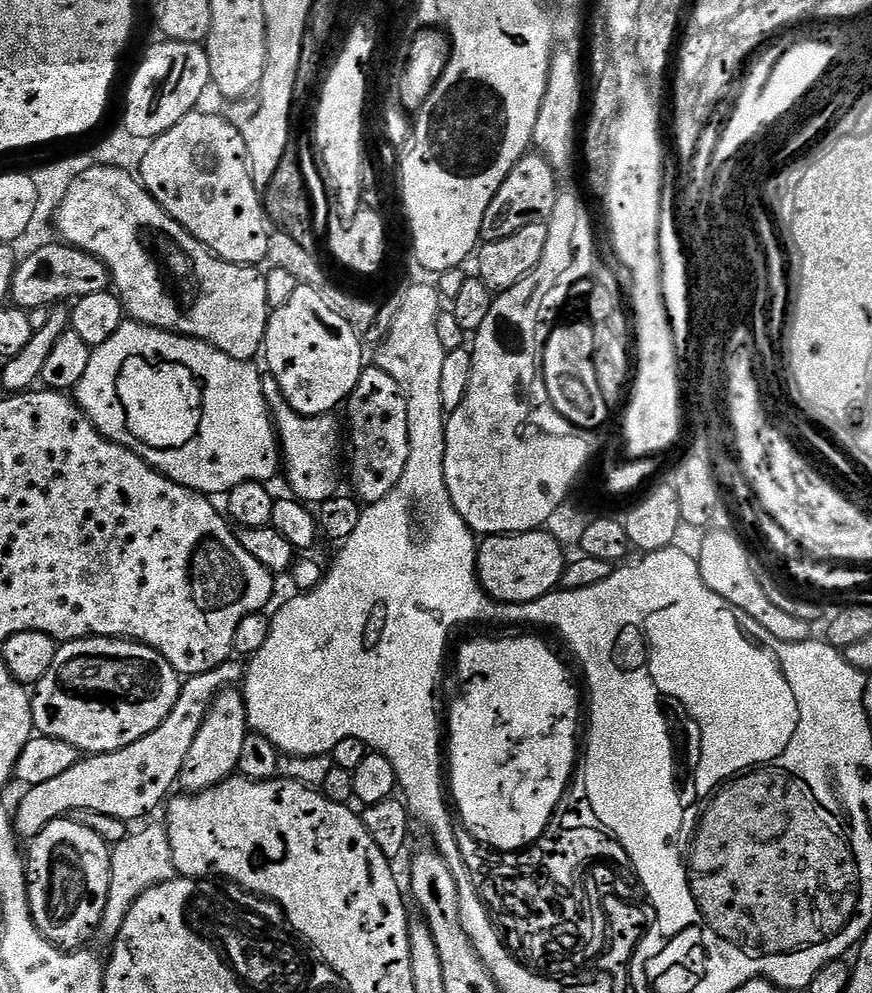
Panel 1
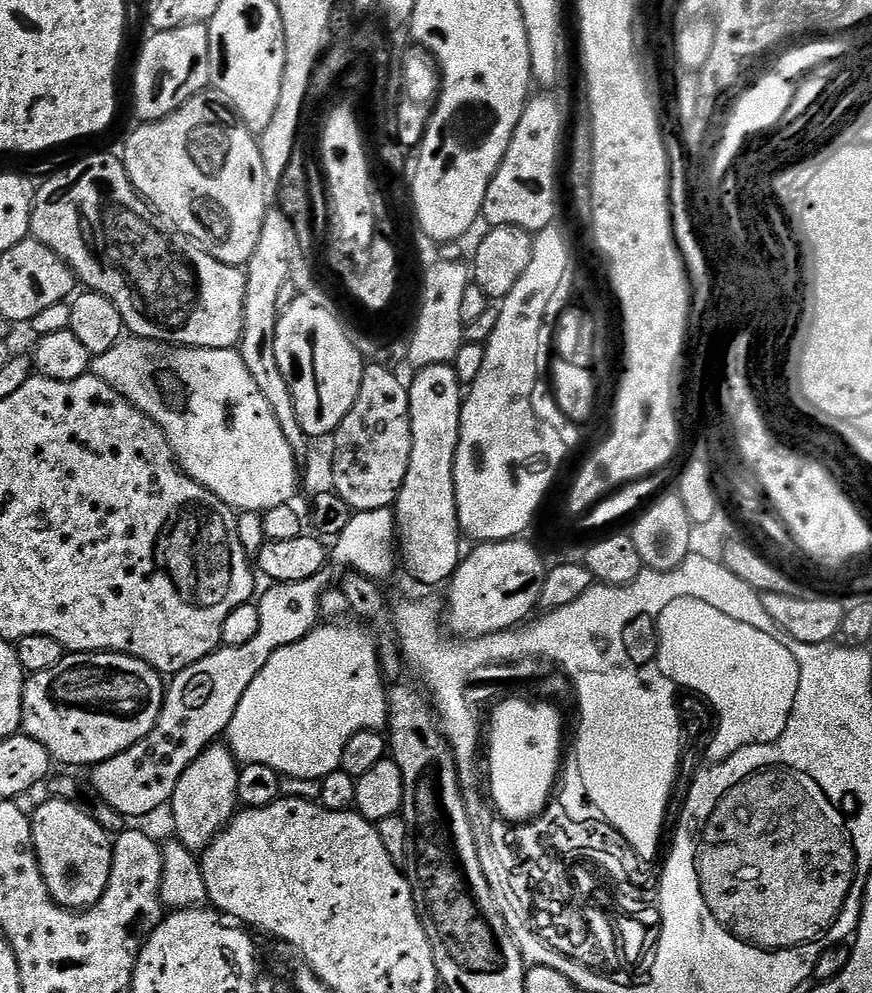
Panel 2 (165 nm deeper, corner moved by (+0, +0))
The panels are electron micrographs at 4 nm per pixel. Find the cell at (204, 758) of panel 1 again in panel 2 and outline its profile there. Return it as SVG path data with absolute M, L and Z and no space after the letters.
M209 746L197 760L190 762L174 786L170 801L175 839L193 854L203 853L219 832L228 827L238 811L238 778L241 765L227 746Z

